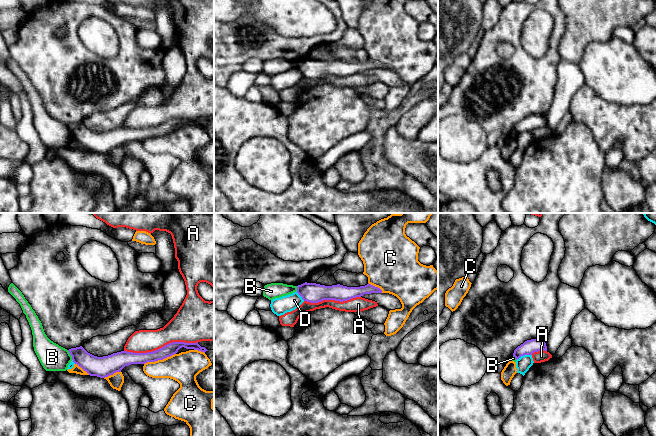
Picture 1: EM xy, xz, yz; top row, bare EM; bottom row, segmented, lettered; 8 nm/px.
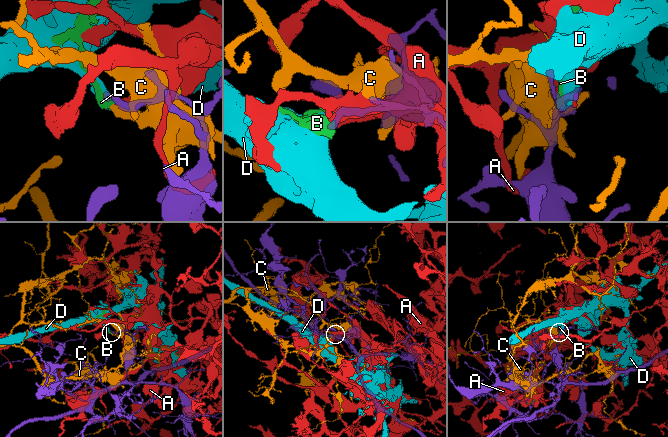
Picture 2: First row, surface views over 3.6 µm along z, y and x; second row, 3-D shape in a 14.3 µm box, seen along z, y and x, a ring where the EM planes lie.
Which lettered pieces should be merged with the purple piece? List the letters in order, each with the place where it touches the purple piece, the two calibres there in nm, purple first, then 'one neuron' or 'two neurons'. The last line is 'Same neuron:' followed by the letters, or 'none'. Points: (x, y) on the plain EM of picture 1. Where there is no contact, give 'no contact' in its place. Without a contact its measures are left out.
A: xy (160, 124) | 100/240 nm | two neurons
B: xy (70, 130) | 160/220 nm | two neurons
C: xy (159, 135) | 110/240 nm | two neurons
D: yz (523, 131) | 110/120 nm | two neurons
Same neuron: none

